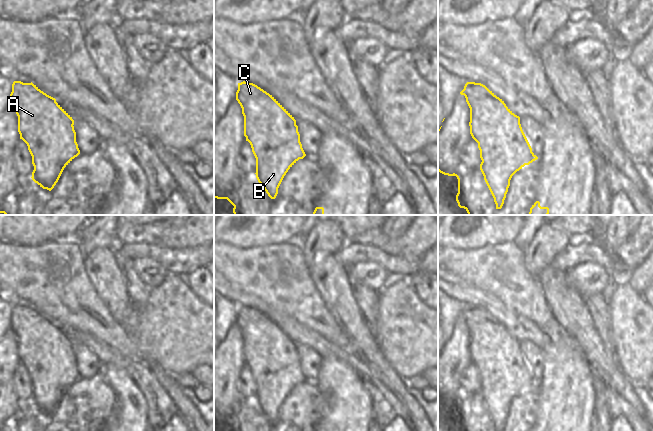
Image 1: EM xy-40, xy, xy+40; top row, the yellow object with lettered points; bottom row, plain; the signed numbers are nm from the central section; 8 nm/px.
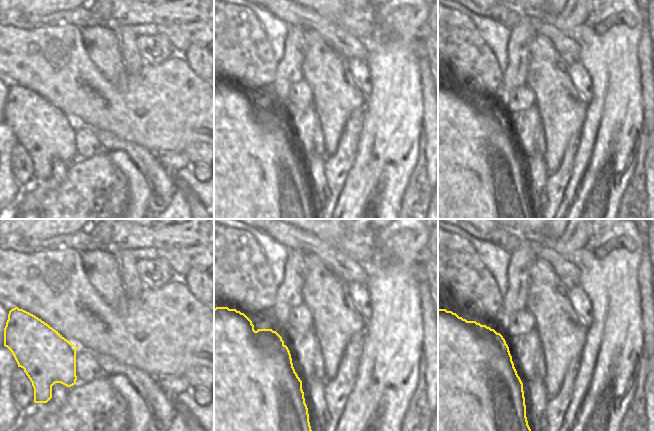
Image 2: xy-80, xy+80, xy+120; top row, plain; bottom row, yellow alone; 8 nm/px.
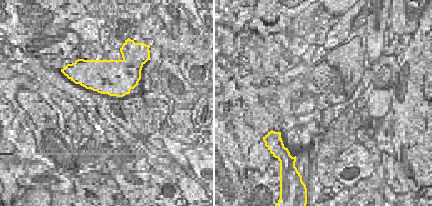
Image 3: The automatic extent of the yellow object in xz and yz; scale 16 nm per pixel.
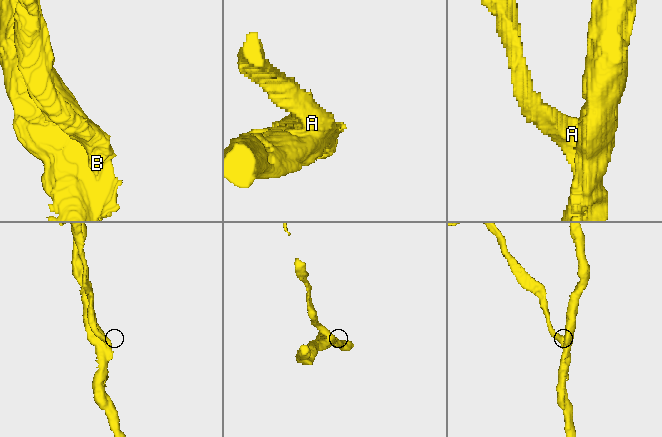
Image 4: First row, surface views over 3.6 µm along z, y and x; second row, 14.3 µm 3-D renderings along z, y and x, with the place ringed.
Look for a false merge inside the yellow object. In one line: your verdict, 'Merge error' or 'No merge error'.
Merge error.

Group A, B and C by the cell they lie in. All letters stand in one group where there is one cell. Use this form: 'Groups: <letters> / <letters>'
Groups: A C / B.

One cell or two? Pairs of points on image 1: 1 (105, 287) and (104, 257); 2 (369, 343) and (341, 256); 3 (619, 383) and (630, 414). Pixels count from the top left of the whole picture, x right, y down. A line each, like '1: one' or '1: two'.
1: one
2: two
3: two

